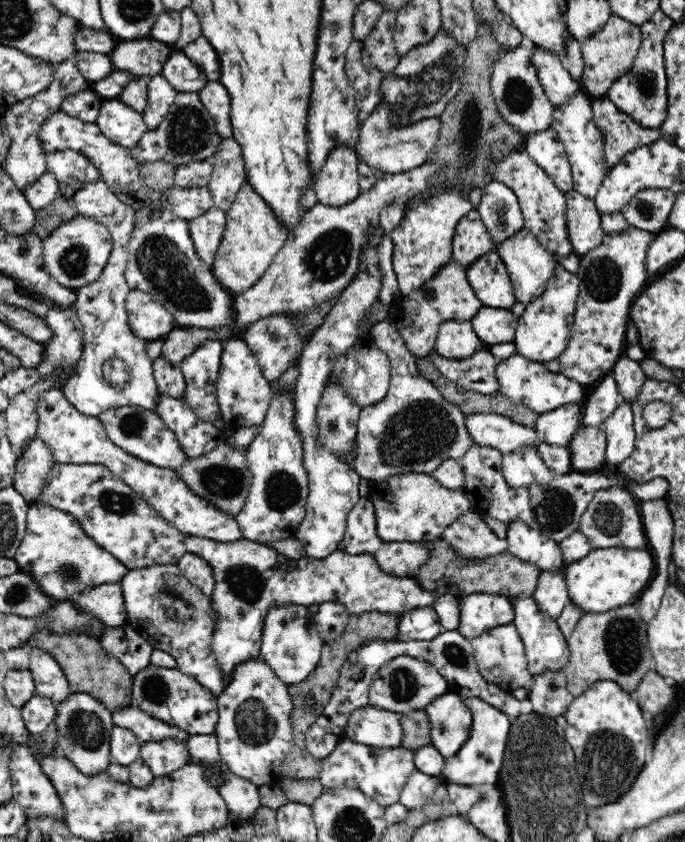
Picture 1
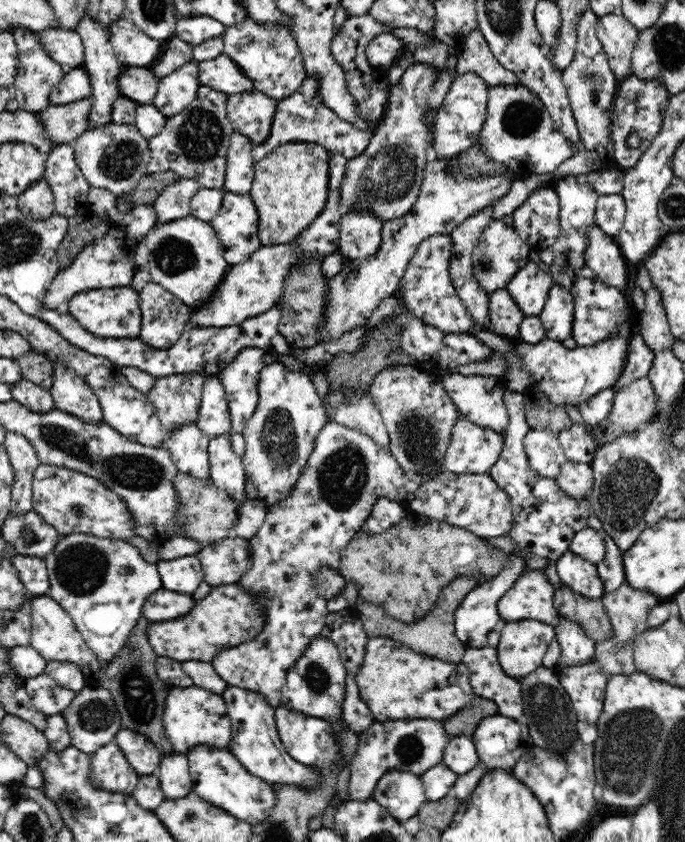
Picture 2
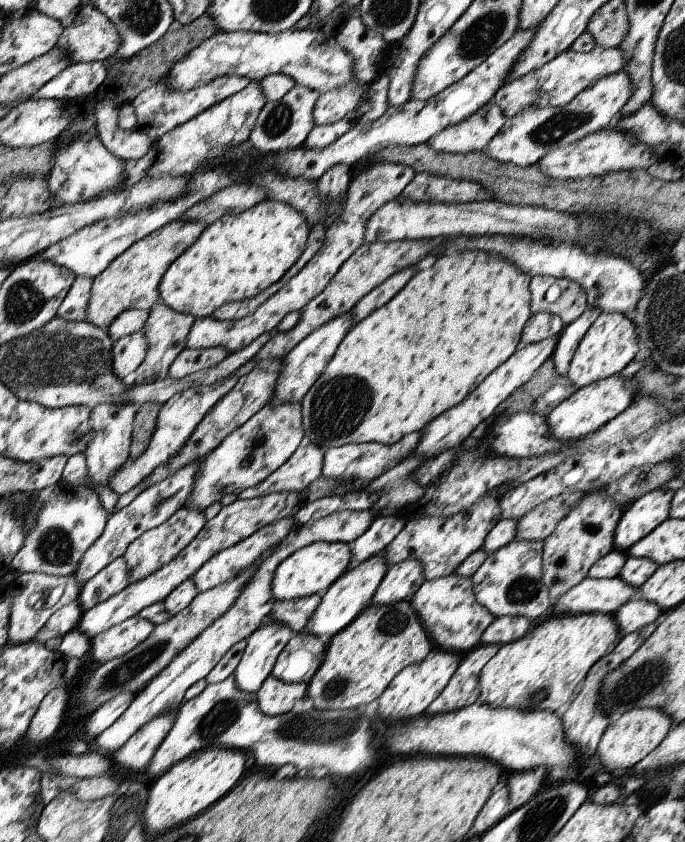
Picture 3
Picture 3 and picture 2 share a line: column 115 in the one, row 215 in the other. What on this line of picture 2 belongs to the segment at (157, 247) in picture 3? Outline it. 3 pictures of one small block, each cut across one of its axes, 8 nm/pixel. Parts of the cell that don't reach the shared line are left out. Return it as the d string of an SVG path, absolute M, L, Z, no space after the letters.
M285 139L281 145L273 148L266 158L255 163L254 180L249 195L258 209L259 236L263 246L276 246L294 241L300 233L310 227L314 218L324 211L330 186L330 154L331 152L320 144Z

